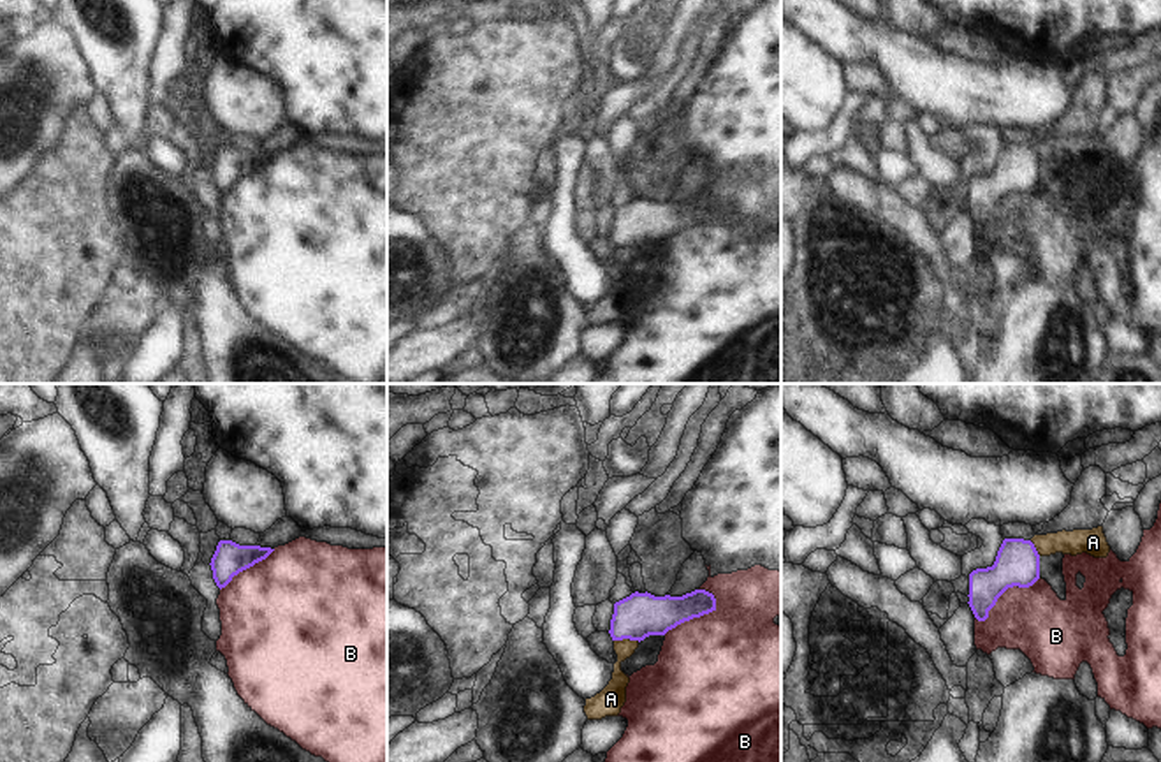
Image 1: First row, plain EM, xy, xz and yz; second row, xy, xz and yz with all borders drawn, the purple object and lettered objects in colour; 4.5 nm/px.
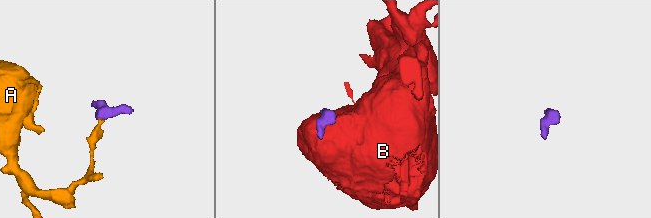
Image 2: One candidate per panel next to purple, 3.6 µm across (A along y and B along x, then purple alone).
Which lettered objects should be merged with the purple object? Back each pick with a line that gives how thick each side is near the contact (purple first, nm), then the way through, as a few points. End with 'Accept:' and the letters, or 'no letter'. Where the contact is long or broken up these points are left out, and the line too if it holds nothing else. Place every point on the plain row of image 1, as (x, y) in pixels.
Accept: no letter

